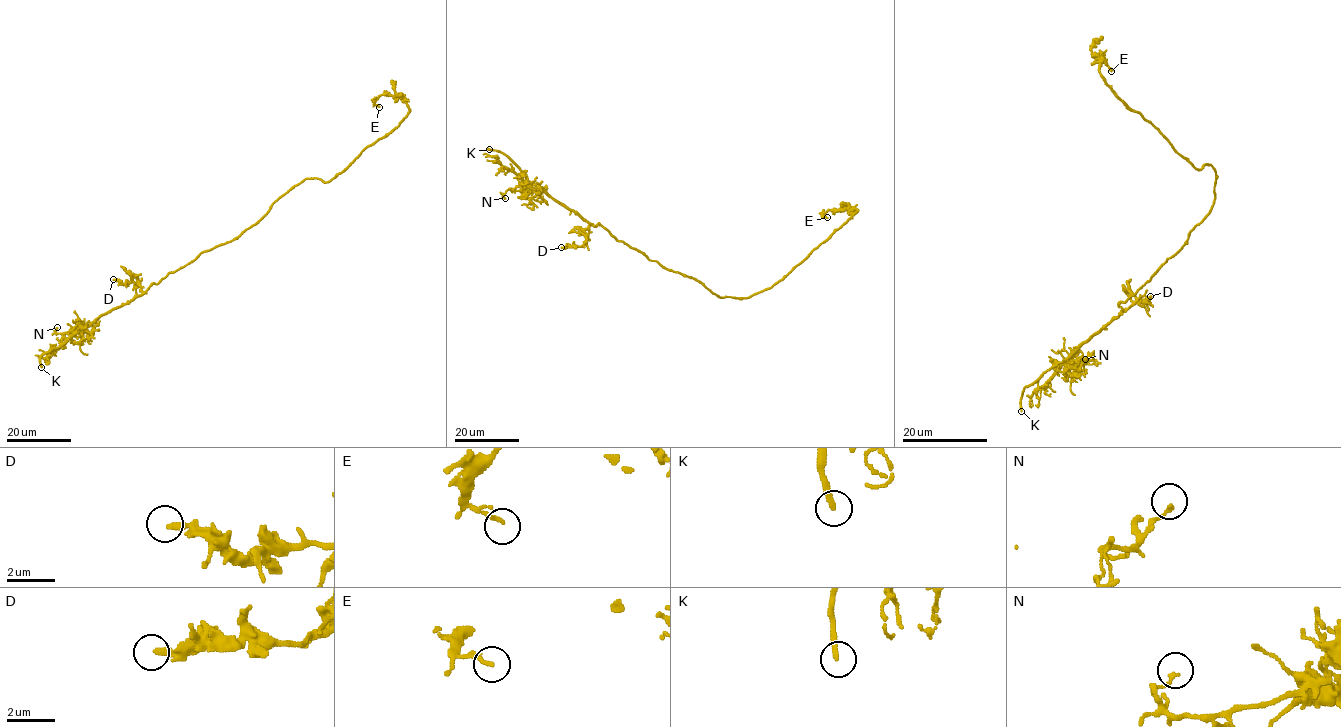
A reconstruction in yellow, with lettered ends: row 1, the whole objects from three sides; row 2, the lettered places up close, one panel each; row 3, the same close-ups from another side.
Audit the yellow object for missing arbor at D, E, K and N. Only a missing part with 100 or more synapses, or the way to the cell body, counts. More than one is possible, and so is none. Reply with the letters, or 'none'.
K

